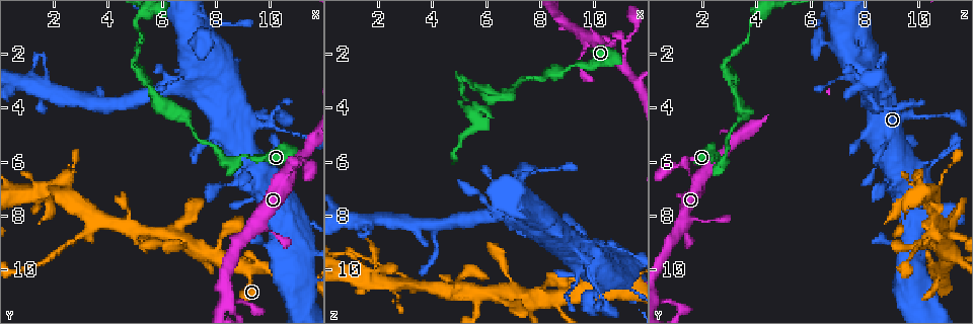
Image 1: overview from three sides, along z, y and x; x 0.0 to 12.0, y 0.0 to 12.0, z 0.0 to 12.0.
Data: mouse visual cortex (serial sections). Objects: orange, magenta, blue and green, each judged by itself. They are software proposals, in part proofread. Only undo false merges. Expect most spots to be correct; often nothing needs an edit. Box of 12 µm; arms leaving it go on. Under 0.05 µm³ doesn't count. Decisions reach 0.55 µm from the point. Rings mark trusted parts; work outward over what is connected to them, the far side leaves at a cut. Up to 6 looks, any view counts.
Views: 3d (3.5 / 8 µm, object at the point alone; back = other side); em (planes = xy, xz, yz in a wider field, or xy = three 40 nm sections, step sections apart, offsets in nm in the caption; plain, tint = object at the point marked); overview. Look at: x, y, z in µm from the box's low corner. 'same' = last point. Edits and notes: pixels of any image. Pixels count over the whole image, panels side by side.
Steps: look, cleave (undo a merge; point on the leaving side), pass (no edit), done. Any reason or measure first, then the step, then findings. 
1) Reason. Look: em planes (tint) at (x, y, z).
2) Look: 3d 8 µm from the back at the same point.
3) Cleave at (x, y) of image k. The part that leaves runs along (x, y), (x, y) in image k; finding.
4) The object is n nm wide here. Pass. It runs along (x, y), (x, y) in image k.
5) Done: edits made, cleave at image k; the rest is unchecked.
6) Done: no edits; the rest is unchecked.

Sharp bend. Look: 3d 3.5 µm at (8.8, 6.0, 2.8).

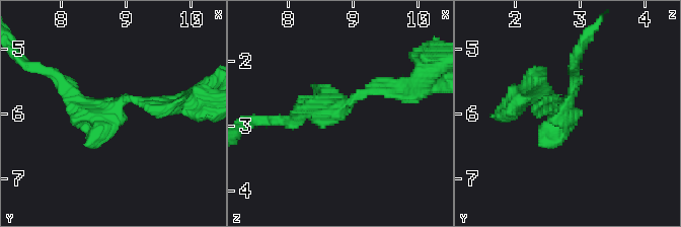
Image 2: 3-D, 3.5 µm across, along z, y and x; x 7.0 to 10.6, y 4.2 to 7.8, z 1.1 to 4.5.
Need the tissue. Look: em planes (tint) at (8.75, 5.90, 2.65).

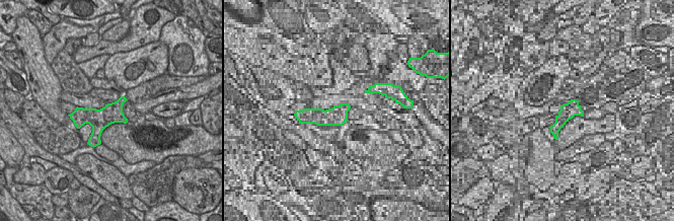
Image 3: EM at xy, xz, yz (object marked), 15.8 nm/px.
Cut it another way. Look: em xy step 5 (tint) at the same point.

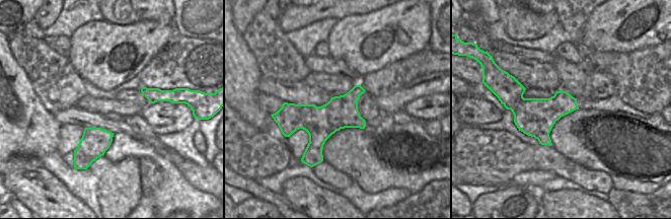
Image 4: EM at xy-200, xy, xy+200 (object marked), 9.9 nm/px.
Pass. One cell here.

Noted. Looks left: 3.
Abrupt turn. Look: 3d 3.5 µm at (5.0, 2.4, 2.8).

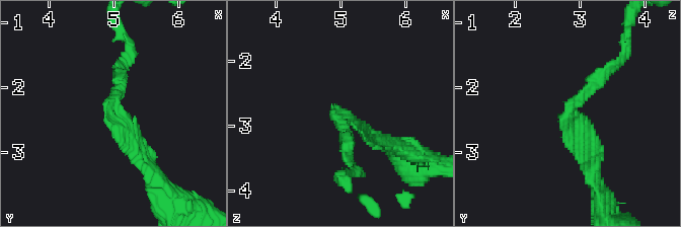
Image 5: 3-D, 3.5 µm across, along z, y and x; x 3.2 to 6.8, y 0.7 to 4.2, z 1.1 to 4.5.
The arms are 200, 200 nm wide; now the EM. Look: em xy step 3 (tint) at (4.90, 2.40, 2.90).

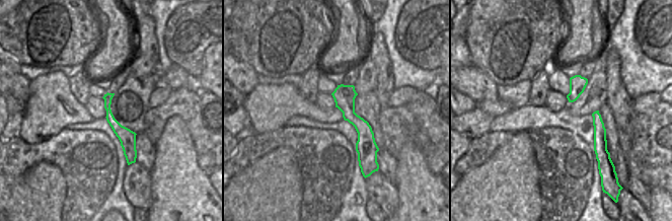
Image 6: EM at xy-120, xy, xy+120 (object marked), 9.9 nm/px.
Look: em xy step 1 (tint) at the same point.

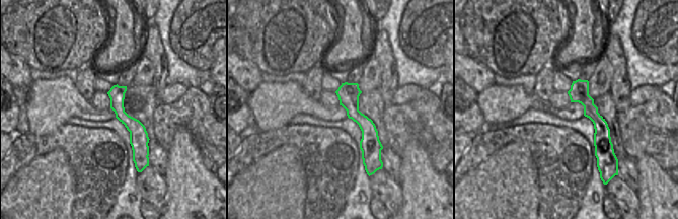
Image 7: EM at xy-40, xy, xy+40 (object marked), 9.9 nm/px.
Pass. It runs along (587, 164), (571, 108), (615, 65) in image 5; one cell here.

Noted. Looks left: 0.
Done: no edits; the rest is unchecked.

